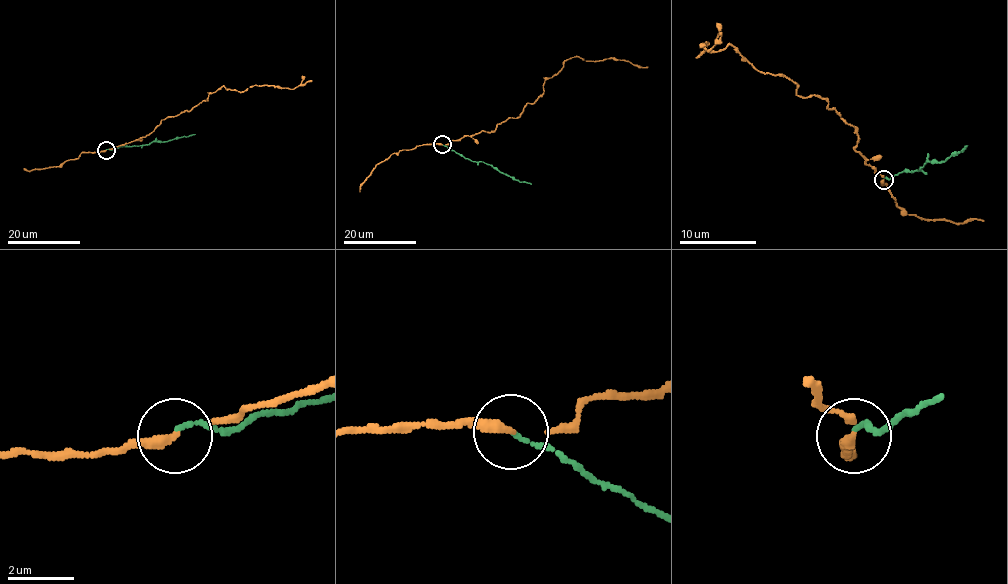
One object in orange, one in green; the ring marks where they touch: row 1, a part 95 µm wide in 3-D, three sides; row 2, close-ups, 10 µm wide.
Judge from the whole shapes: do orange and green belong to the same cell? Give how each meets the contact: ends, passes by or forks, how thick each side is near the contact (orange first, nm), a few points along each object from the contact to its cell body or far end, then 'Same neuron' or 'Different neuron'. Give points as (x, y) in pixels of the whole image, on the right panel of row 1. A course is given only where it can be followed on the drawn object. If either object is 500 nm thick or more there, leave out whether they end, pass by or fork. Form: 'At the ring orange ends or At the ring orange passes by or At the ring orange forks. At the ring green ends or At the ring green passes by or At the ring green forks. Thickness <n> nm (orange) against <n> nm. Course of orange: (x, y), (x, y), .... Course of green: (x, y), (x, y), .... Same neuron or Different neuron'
At the ring orange passes by. At the ring green ends. Thickness 220 nm (orange) against 110 nm. Course of orange: (884, 180), (829, 102), (800, 96), (792, 81), (758, 72), (731, 45), (697, 56), (720, 31). Course of green: (884, 178), (903, 171), (918, 171), (926, 161), (943, 161), (968, 146). Different neuron

